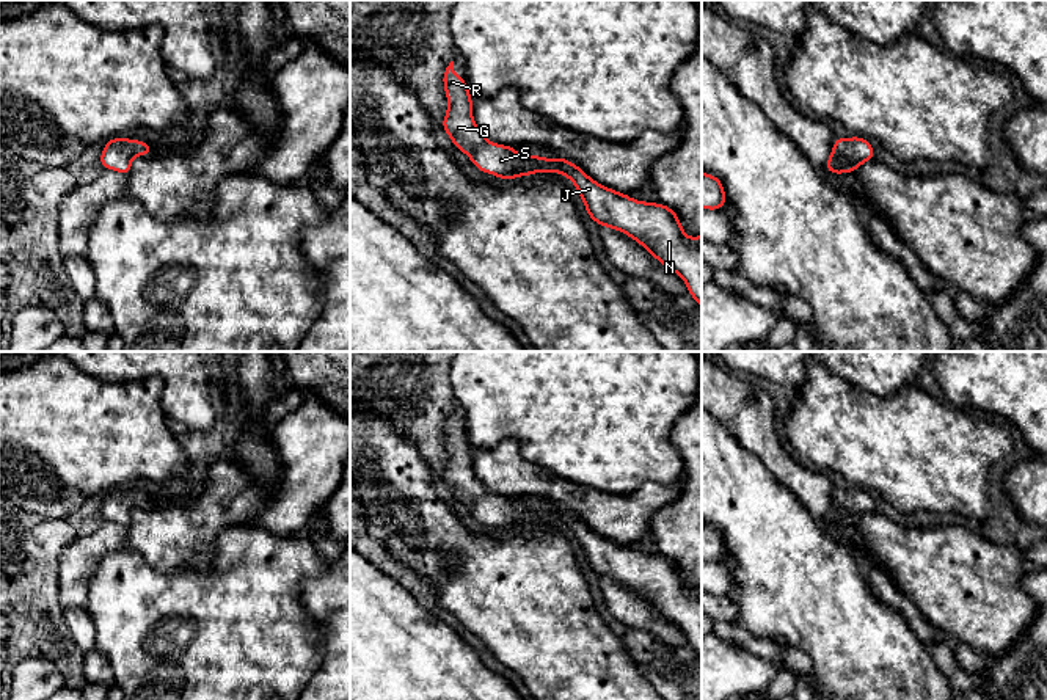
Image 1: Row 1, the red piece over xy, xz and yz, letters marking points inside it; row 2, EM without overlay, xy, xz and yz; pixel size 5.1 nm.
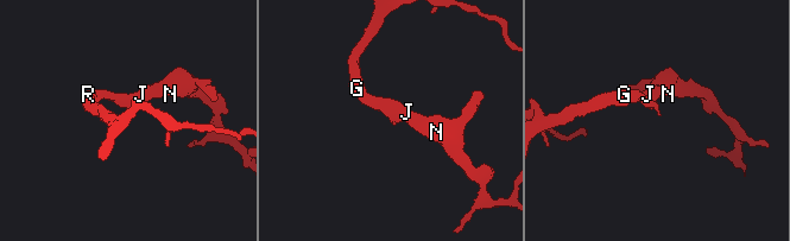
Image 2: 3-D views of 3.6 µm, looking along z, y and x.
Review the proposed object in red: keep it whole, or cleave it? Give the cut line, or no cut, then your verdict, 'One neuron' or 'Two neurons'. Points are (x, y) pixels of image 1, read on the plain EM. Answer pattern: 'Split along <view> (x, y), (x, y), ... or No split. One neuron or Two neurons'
No split. One neuron

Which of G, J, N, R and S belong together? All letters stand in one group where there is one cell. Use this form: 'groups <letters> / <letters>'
groups G J N R S

